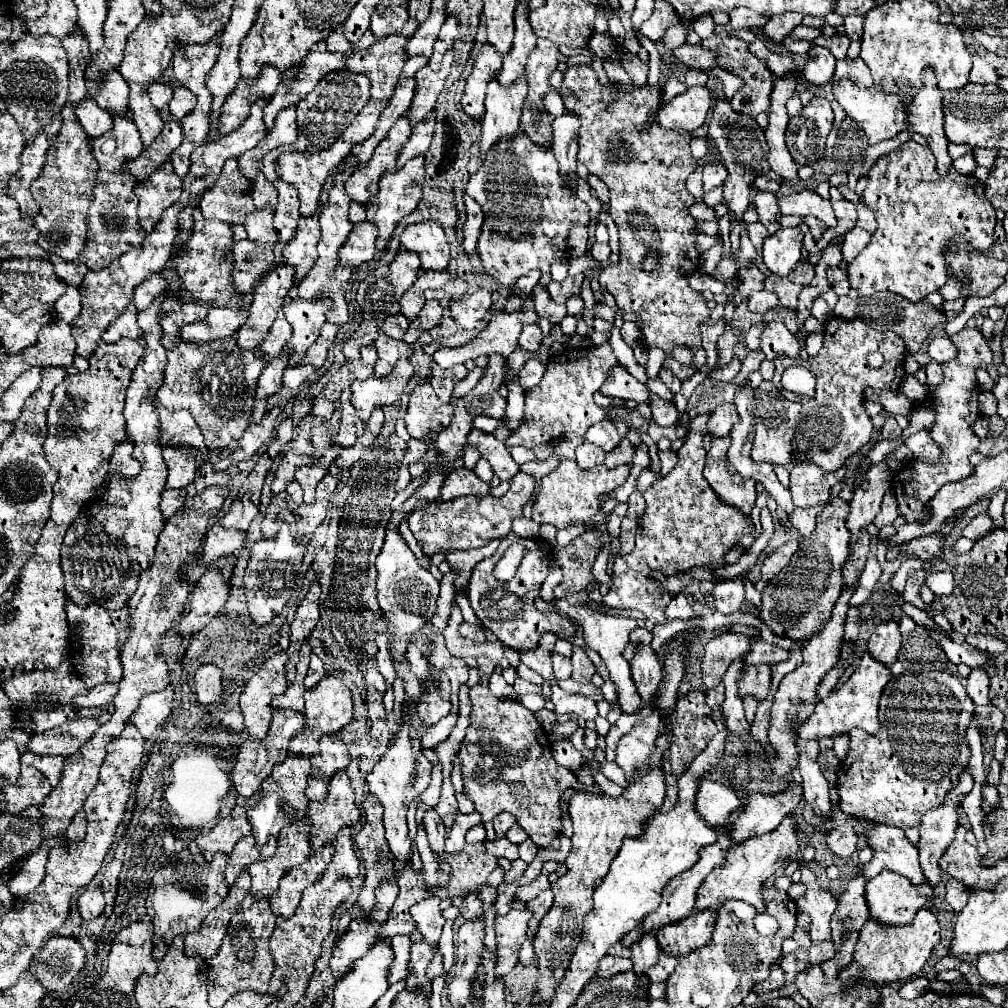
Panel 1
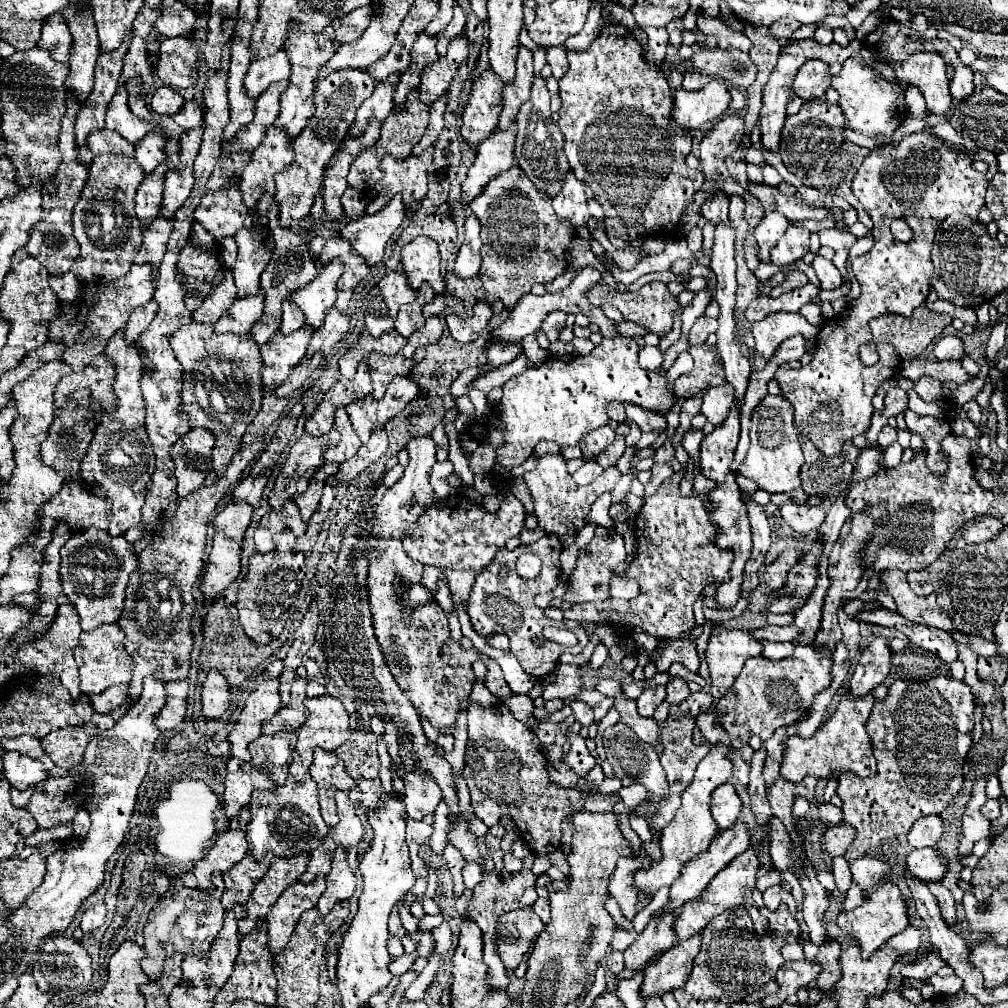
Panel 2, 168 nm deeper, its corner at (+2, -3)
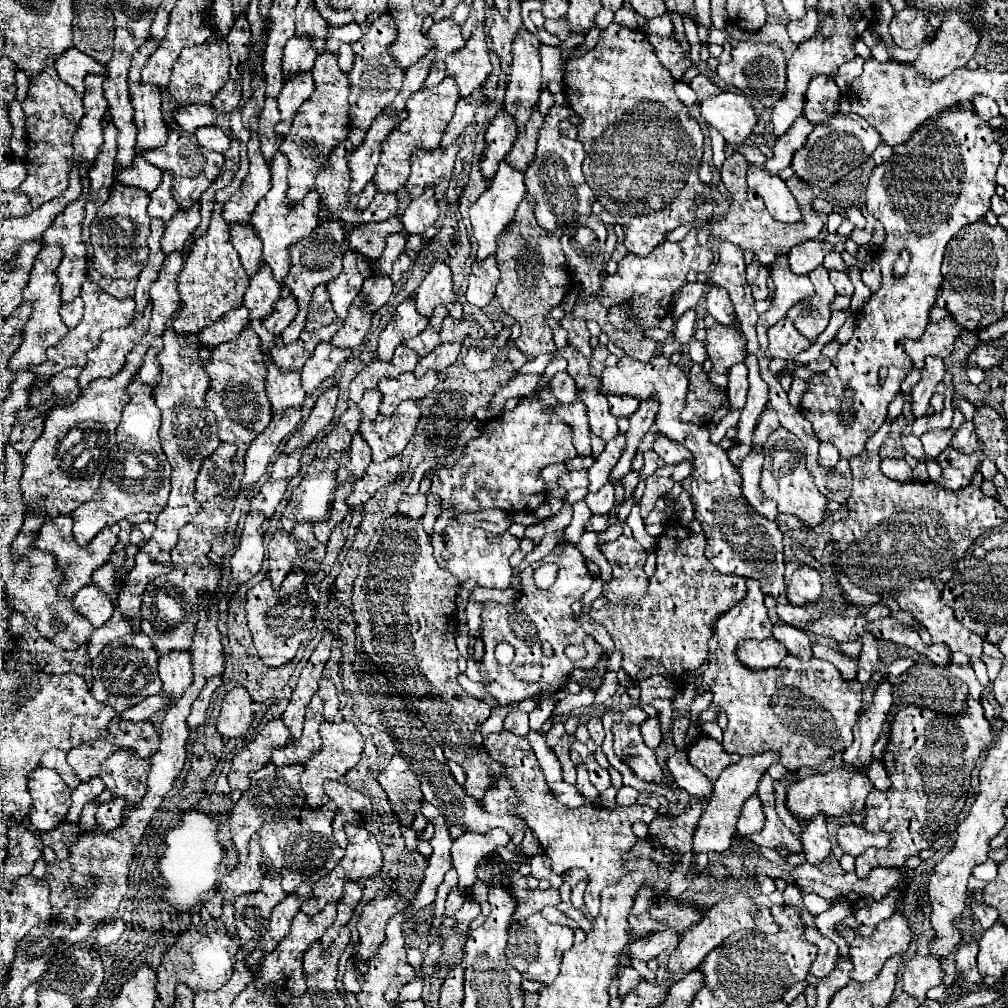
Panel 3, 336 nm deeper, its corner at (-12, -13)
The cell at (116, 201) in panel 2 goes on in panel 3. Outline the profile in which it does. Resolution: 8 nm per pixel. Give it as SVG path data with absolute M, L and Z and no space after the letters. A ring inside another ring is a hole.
M119 182L113 188L109 200L99 208L99 214L91 224L91 244L95 250L95 258L89 266L89 278L113 298L133 298L137 278L147 264L147 236L151 222L147 214L147 204L149 198L145 192L137 188L127 188Z

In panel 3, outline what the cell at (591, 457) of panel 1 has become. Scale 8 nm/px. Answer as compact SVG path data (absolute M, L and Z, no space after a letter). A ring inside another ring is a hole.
M607 482L599 492L589 492L589 494L587 494L587 498L585 498L585 502L587 502L587 506L591 508L591 512L593 512L593 514L599 514L599 516L609 514L609 512L611 512L611 508L615 506L613 484L609 484L609 482Z

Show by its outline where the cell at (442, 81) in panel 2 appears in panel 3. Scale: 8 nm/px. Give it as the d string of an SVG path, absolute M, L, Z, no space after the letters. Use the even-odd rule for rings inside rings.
M465 52L451 54L447 60L447 74L455 74L459 96L469 96L475 88L481 88L491 74L491 62L489 58L481 60L481 56Z

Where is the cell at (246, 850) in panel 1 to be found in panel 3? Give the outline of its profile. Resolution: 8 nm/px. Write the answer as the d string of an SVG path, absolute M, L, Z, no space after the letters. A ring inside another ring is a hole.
M265 876L263 888L253 894L241 894L235 898L235 924L241 944L263 938L269 928L271 910L285 898L279 876Z

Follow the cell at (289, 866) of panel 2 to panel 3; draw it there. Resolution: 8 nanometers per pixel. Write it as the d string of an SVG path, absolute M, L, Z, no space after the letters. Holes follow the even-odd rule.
M289 894L281 904L277 904L273 908L273 914L271 914L271 922L269 922L269 932L267 936L264 936L263 946L261 946L261 956L269 954L275 950L275 946L289 934L291 930L291 922L295 918L295 914L299 912L303 904L303 898L299 898L297 894Z

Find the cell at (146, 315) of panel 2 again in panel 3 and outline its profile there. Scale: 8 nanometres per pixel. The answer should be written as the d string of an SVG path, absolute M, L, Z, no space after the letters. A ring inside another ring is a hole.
M157 338L157 340L149 346L149 350L145 352L145 356L143 356L143 366L141 366L141 370L139 370L139 378L143 380L143 384L147 384L147 386L151 386L151 388L155 388L155 384L159 384L159 372L161 372L161 368L159 368L157 354L161 352L161 348L163 348L163 342L161 342L161 338Z

